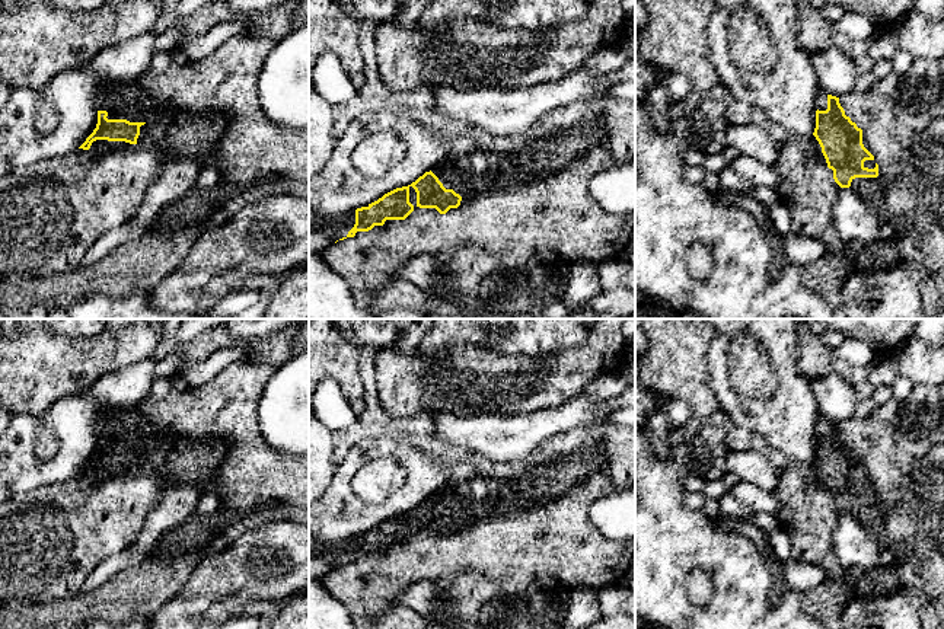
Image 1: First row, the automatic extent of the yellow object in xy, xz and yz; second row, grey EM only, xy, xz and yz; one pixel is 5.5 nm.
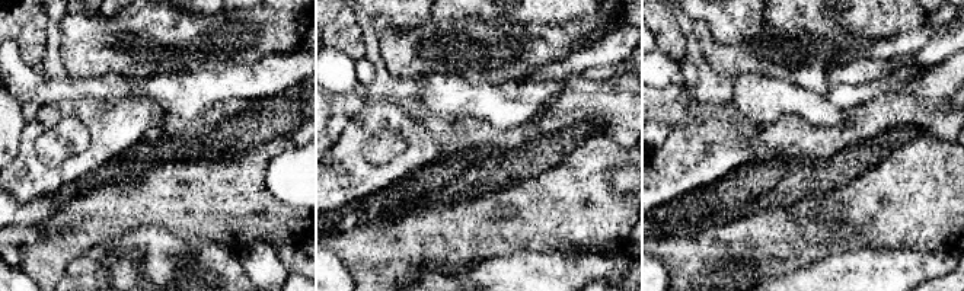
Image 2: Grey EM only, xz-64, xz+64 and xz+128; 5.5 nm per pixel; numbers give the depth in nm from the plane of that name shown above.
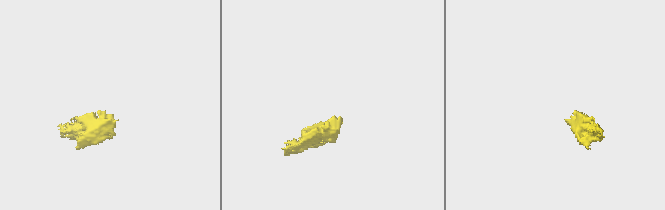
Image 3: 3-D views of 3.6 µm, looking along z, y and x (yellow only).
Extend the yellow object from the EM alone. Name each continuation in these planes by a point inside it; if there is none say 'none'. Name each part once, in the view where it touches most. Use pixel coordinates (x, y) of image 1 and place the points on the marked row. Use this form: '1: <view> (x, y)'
1: xz (337, 227)

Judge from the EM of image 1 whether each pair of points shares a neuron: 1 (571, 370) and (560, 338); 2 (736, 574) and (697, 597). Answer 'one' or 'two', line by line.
1: two
2: two

